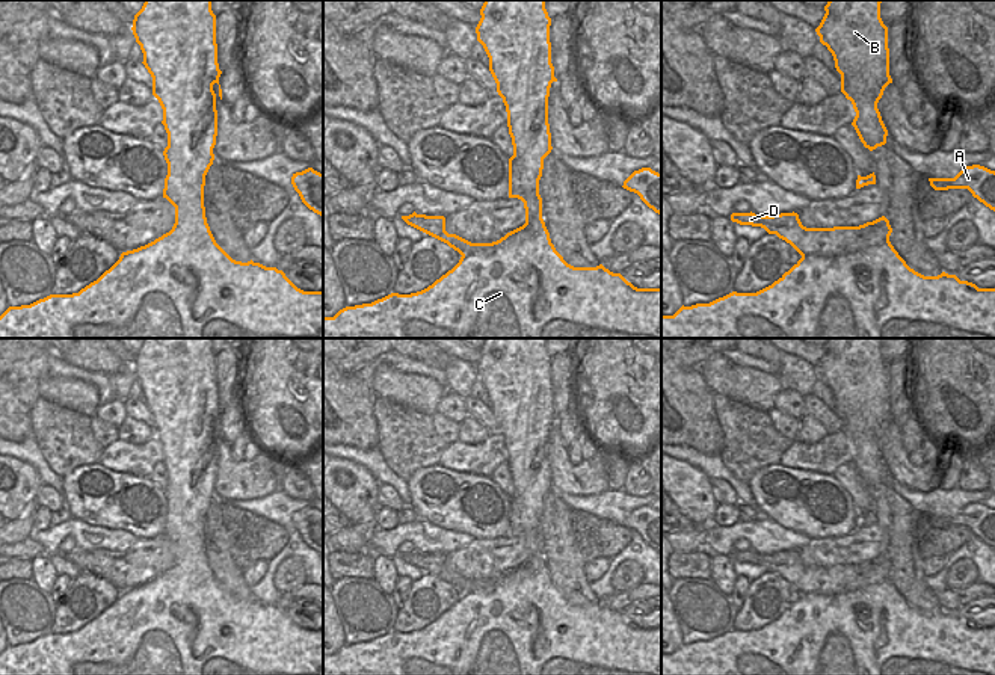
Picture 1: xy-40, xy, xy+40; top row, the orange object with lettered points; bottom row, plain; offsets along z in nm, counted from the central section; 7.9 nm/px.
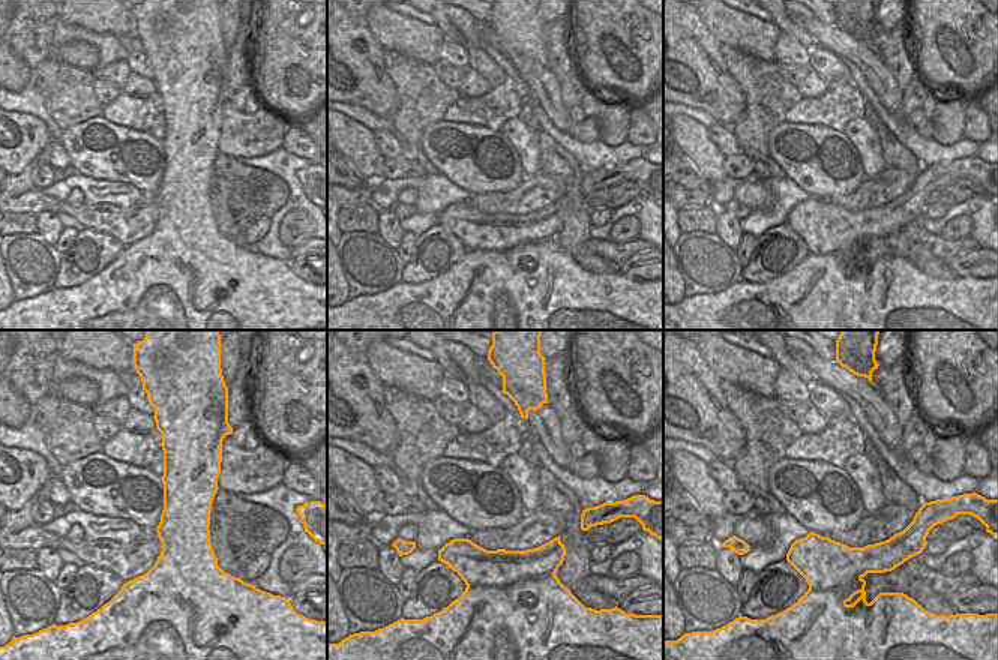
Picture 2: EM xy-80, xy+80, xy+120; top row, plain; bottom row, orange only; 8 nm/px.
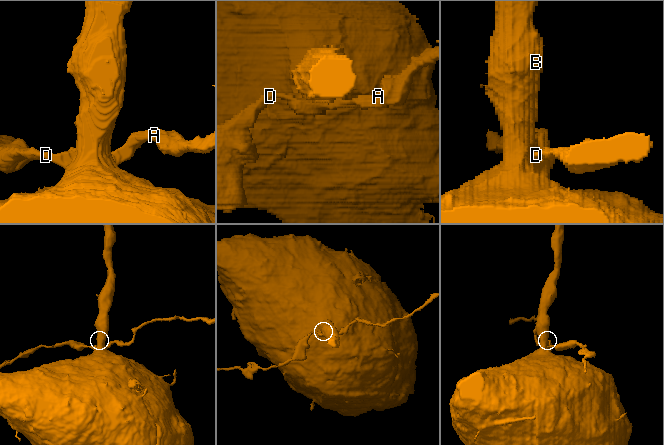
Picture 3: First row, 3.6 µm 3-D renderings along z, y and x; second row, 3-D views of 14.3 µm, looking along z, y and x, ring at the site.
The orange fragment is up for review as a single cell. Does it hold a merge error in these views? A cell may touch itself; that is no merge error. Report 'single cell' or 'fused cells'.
fused cells

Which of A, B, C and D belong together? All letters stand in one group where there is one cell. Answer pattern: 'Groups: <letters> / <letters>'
Groups: A D / B C.

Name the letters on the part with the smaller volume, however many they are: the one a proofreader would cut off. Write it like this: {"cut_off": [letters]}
{"cut_off": ["A", "D"]}

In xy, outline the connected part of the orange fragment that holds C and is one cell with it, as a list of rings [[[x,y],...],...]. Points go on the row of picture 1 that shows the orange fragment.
[[[485,0],[480,15],[482,18],[476,27],[477,41],[483,45],[489,57],[489,71],[497,83],[497,92],[506,106],[507,127],[513,145],[513,156],[509,159],[509,198],[518,198],[524,202],[525,223],[497,240],[489,252],[480,255],[462,255],[451,270],[421,291],[411,294],[391,293],[371,304],[346,307],[334,317],[323,317],[323,338],[661,338],[661,288],[637,288],[621,273],[613,273],[602,264],[596,267],[574,267],[568,264],[551,243],[550,233],[542,219],[539,180],[542,177],[544,159],[553,149],[548,124],[548,97],[551,83],[557,82],[551,63],[551,18],[545,9],[545,0]]]

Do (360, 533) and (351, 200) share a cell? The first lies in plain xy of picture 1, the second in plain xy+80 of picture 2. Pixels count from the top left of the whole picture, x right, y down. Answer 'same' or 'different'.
same

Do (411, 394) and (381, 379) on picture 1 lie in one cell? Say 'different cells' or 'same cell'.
same cell

